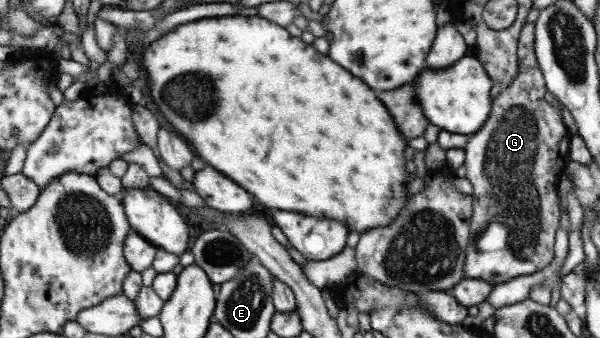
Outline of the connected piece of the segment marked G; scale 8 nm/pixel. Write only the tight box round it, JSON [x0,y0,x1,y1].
[463,23,570,285]

